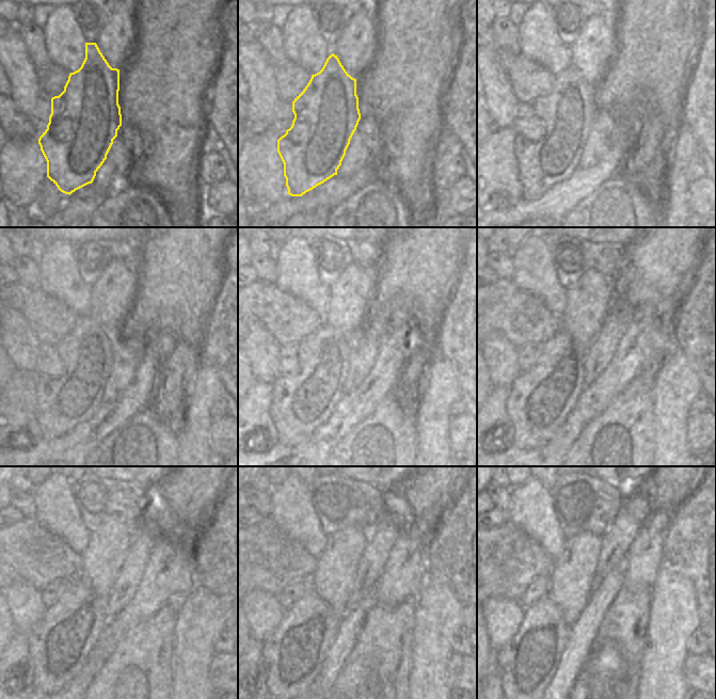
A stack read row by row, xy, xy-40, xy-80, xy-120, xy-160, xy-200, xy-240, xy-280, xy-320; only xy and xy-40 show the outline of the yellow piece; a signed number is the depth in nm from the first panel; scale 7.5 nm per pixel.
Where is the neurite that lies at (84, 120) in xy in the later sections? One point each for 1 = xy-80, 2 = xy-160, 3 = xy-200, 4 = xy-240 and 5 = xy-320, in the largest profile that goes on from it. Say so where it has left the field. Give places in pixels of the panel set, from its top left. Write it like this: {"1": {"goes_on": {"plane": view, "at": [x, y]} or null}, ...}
{"1": {"goes_on": {"plane": "xy-80", "at": [547, 153]}}, "2": {"goes_on": {"plane": "xy-160", "at": [302, 399]}}, "3": {"goes_on": {"plane": "xy-200", "at": [540, 398]}}, "4": {"goes_on": {"plane": "xy-240", "at": [59, 642]}}, "5": {"goes_on": {"plane": "xy-320", "at": [526, 664]}}}

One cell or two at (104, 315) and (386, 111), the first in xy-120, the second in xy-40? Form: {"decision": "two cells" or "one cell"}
{"decision": "two cells"}

